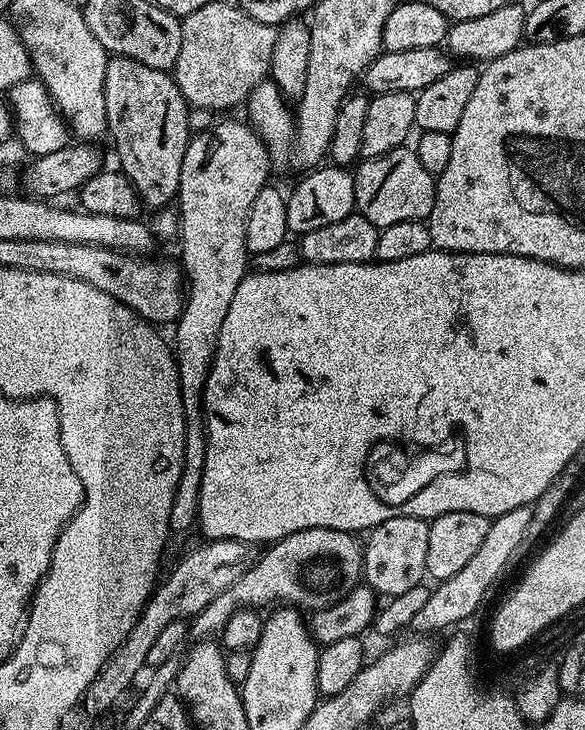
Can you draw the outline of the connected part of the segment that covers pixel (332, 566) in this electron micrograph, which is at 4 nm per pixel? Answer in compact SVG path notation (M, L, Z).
M307 528L301 532L290 534L286 538L277 540L275 544L267 549L268 552L259 557L253 568L246 570L230 590L218 594L206 610L202 610L191 621L190 628L197 637L212 638L215 634L223 633L224 627L234 613L239 612L241 608L255 606L257 609L264 610L269 606L291 606L297 610L305 610L309 613L320 612L323 608L329 608L338 603L350 590L358 587L362 580L362 569L364 567L364 545L351 532L342 530L330 530L329 528Z

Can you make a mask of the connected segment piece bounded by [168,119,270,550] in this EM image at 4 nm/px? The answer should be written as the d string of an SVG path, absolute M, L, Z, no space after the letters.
M224 120L205 132L198 131L191 137L182 158L181 180L178 193L180 202L180 256L178 263L186 281L184 310L174 325L176 344L174 355L176 369L180 379L180 393L184 407L184 469L174 494L168 523L168 548L180 548L188 540L188 534L197 527L200 510L200 483L206 458L208 431L204 425L204 391L212 363L216 357L218 334L222 334L222 322L226 322L226 310L234 299L234 290L242 282L250 268L250 253L246 246L246 218L250 218L250 206L258 198L258 190L269 183L268 168L270 161L268 151L262 138L253 130L252 125L240 120Z

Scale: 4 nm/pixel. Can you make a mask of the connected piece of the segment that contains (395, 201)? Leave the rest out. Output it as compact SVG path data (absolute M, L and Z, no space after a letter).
M401 146L381 156L361 159L354 168L356 212L378 229L394 226L394 222L427 221L434 210L437 177L424 169L411 147Z

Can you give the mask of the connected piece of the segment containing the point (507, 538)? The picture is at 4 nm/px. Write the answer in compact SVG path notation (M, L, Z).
M531 507L510 510L506 514L495 517L490 526L490 534L486 534L486 542L482 542L482 550L462 566L458 574L449 580L441 580L429 591L426 598L426 606L414 614L410 625L411 631L416 634L432 634L428 632L440 632L443 628L452 630L456 624L461 623L464 618L481 610L482 602L488 596L492 583L504 572L508 563L513 563L514 554L519 544L523 542L530 526Z

